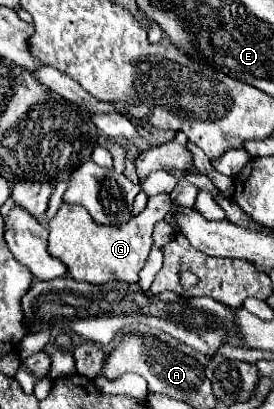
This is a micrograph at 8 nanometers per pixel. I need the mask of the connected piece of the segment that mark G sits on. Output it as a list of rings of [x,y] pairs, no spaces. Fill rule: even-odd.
[[[168,193],[156,195],[148,199],[148,205],[142,213],[134,215],[126,227],[98,227],[90,221],[90,215],[84,207],[64,203],[58,209],[58,215],[50,221],[50,235],[48,235],[48,253],[54,259],[60,259],[72,279],[86,281],[92,285],[102,285],[110,279],[136,283],[138,273],[144,267],[148,251],[152,247],[152,231],[154,225],[164,219],[166,211],[170,211],[172,203]]]

